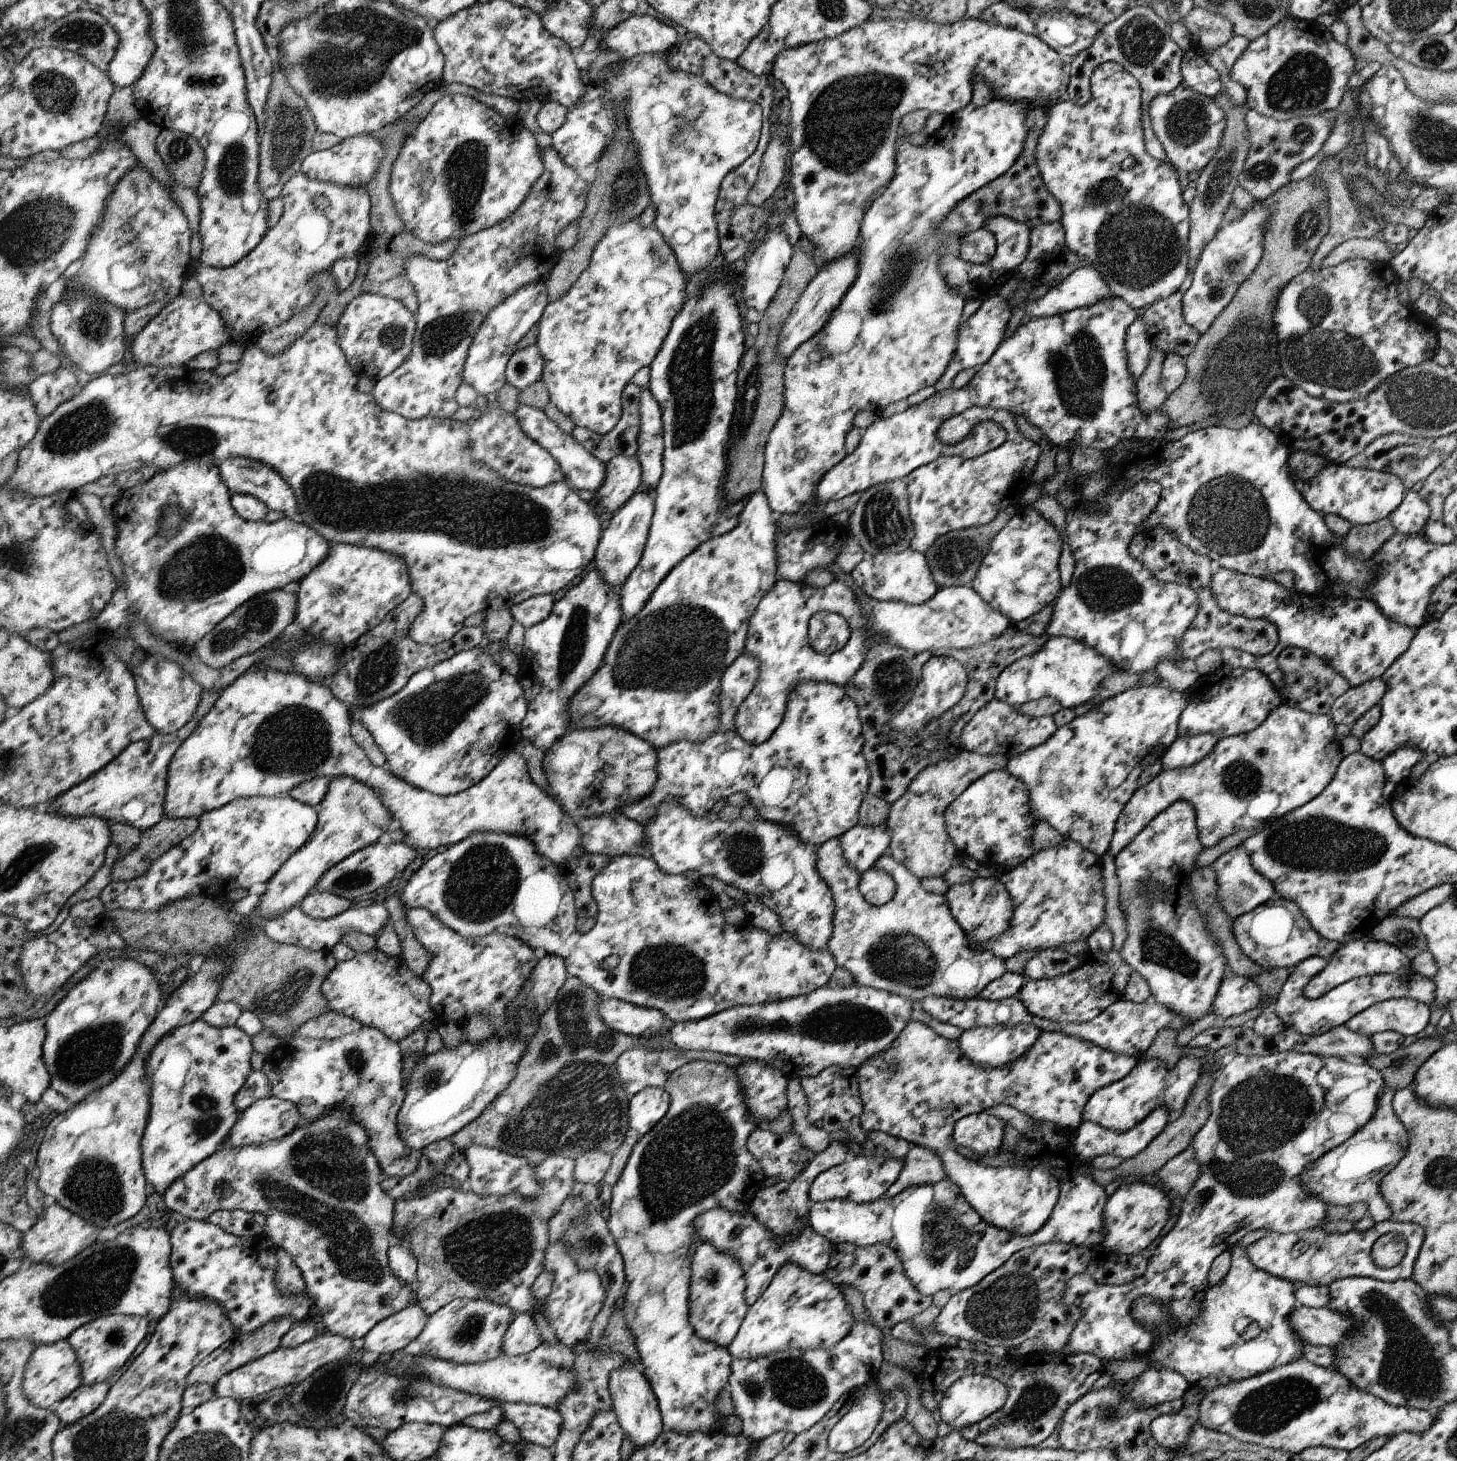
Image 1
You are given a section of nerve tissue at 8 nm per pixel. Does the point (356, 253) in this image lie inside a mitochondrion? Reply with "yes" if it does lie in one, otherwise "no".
no

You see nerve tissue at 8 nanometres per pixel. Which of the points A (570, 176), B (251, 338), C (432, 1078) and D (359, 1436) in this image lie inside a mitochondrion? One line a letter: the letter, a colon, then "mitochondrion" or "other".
A: other
B: other
C: mitochondrion
D: other

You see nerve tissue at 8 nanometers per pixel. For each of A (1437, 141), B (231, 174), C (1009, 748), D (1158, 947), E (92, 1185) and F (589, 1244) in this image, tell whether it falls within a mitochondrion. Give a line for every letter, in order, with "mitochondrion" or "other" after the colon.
A: mitochondrion
B: mitochondrion
C: other
D: mitochondrion
E: mitochondrion
F: mitochondrion

